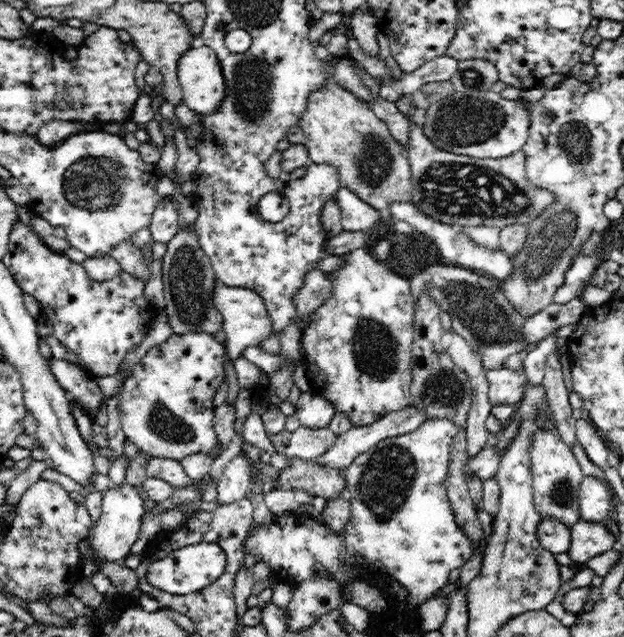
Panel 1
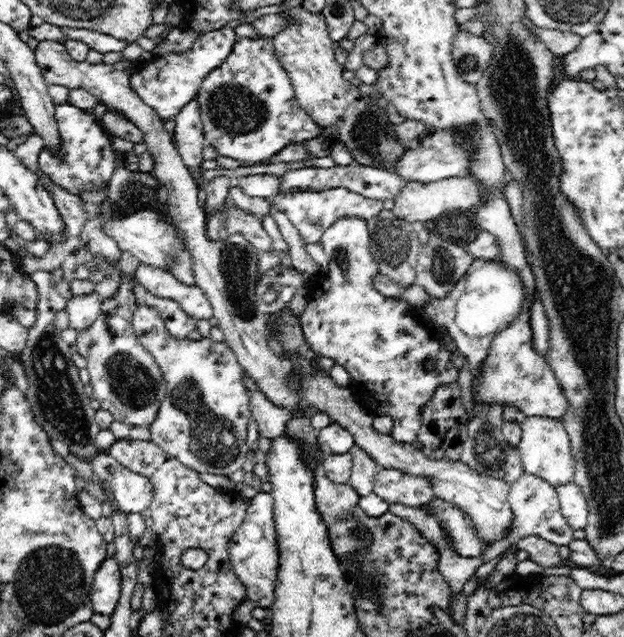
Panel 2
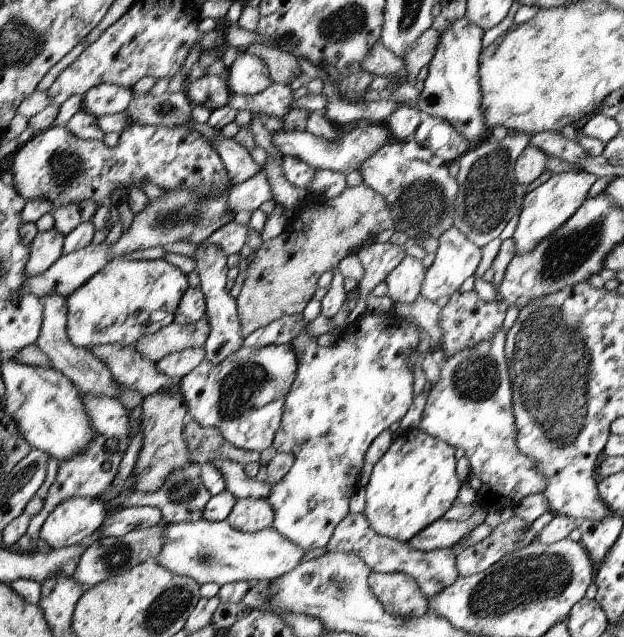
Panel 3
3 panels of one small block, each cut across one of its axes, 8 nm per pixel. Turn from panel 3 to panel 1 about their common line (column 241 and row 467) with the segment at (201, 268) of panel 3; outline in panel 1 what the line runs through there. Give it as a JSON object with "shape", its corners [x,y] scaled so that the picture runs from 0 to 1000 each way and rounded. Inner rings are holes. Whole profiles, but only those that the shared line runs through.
{"shape":[[[657,637],[647,641],[647,644],[623,648],[619,655],[609,656],[606,662],[599,662],[598,666],[575,670],[566,669],[551,678],[551,681],[540,683],[535,697],[514,717],[508,719],[508,727],[513,732],[537,735],[542,739],[548,738],[551,741],[567,725],[571,716],[577,716],[580,710],[587,710],[590,703],[606,697],[611,691],[644,684],[644,681],[654,681],[657,677],[667,675],[670,669],[683,661],[683,651],[675,644]]]}

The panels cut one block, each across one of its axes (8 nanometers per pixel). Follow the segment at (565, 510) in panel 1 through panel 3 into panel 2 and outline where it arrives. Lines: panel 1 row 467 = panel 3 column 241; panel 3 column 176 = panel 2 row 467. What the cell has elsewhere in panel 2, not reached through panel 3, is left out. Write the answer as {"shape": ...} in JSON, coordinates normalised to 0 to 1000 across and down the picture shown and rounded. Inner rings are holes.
{"shape":[[[843,655],[835,662],[835,689],[829,697],[841,741],[864,747],[893,766],[920,755],[920,714],[912,681],[899,658],[878,655]]]}

